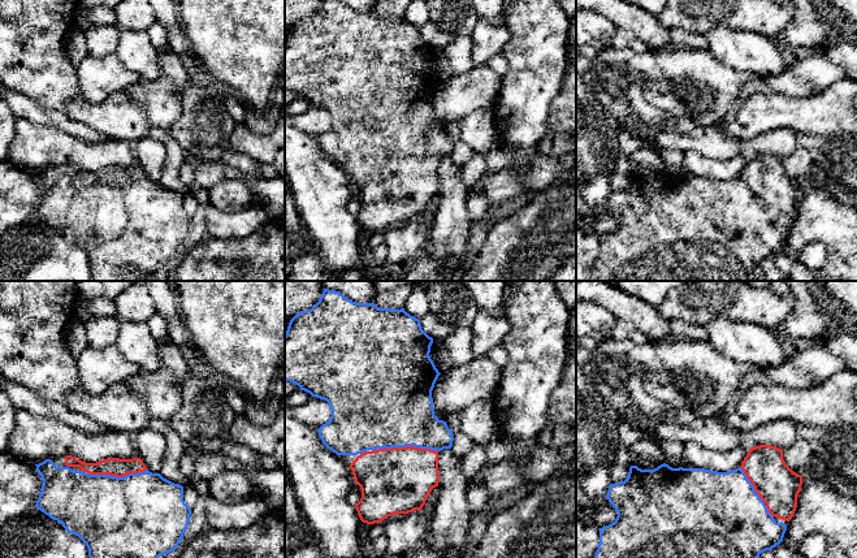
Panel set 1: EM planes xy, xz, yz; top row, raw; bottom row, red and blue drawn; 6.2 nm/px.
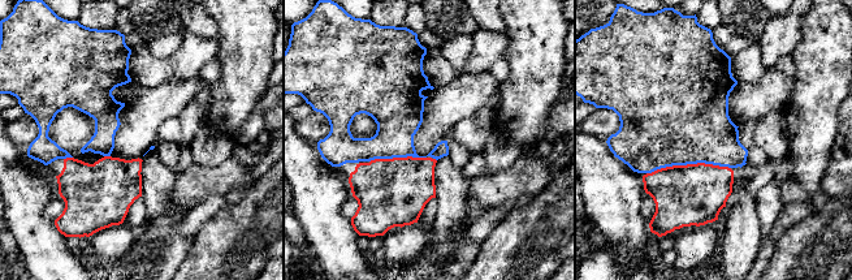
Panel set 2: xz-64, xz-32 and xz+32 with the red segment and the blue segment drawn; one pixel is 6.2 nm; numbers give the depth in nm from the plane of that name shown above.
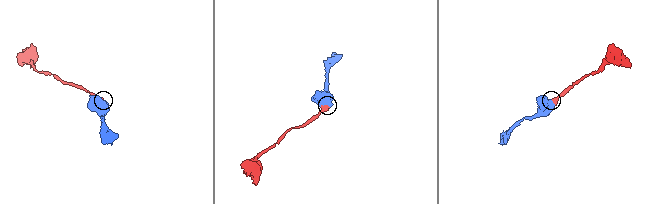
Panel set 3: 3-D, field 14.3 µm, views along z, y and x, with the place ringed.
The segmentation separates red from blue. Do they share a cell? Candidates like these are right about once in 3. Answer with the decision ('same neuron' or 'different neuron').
same neuron

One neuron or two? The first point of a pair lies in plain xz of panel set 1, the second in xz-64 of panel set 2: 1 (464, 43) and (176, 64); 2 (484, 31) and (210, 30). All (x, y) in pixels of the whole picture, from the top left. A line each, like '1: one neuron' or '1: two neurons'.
1: two neurons
2: two neurons

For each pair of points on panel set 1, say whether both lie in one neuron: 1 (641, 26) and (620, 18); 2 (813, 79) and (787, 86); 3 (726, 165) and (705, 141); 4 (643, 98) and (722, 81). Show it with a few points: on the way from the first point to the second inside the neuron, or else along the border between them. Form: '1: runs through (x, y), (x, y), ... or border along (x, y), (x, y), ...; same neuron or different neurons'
1: runs through (636, 21), (626, 18); same neuron
2: runs through (806, 79), (793, 82); same neuron
3: border along (693, 150), (715, 159), (748, 158); different neurons
4: runs through (662, 79), (687, 74), (695, 81), (702, 81); same neuron

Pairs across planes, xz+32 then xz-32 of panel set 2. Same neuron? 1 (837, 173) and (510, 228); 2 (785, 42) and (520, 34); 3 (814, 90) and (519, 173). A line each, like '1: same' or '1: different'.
1: different
2: different
3: different

